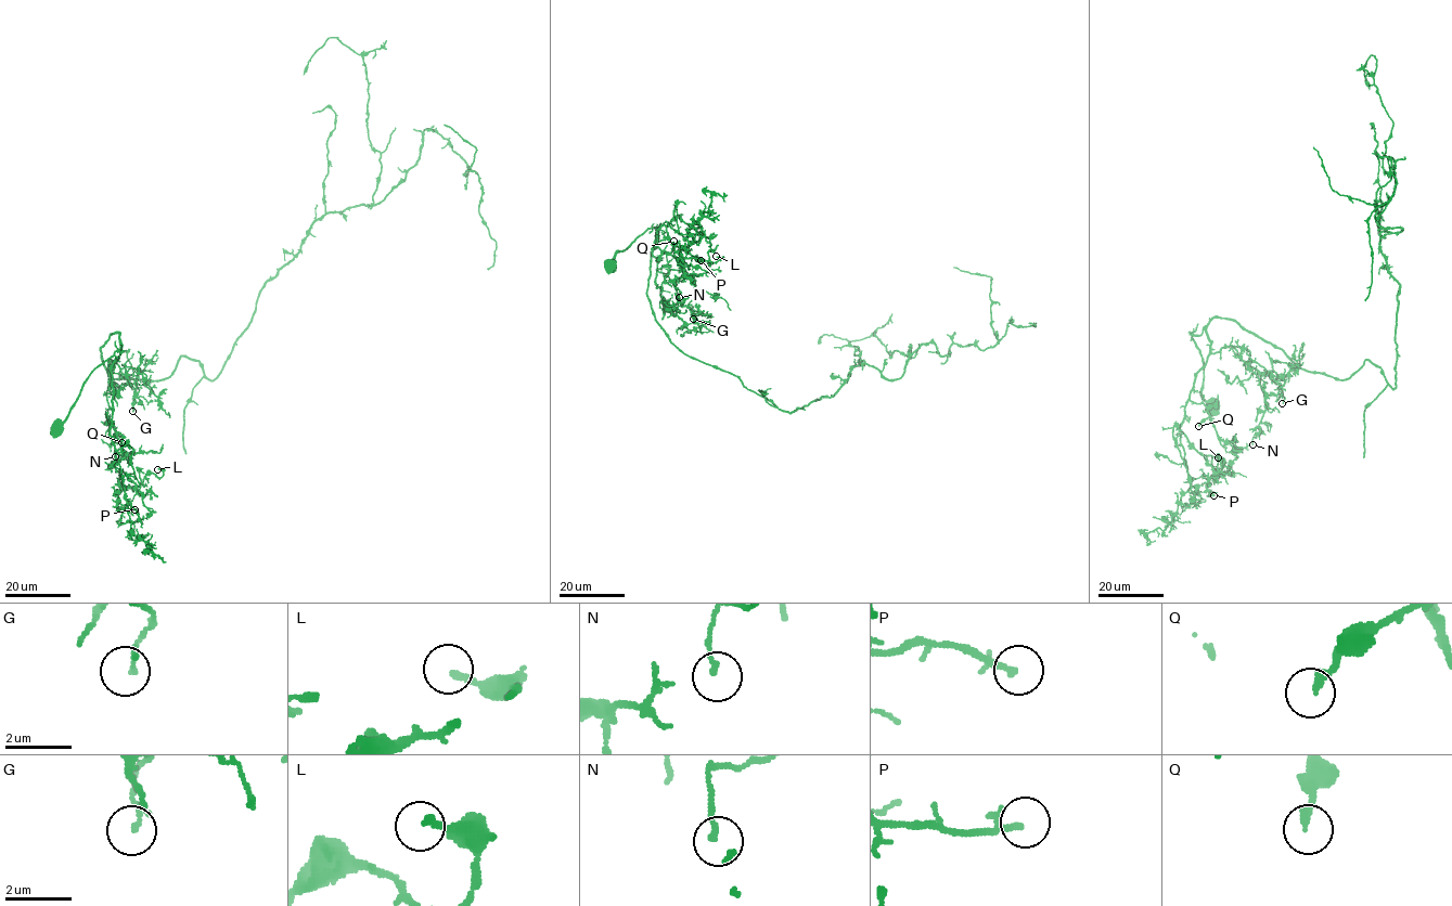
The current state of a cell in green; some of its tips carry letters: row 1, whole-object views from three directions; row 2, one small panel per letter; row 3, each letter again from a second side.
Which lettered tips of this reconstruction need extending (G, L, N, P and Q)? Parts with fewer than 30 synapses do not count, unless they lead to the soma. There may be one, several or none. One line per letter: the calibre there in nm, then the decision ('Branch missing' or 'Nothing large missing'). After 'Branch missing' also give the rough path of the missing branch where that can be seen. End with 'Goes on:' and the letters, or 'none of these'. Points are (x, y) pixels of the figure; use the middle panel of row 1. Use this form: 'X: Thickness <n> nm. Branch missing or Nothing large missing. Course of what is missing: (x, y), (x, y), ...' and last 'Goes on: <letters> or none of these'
G: Thickness 150 nm. Nothing large missing
L: Thickness 200 nm. Nothing large missing
N: Thickness 110 nm. Nothing large missing
P: Thickness 110 nm. Nothing large missing
Q: Thickness 200 nm. Nothing large missing
Goes on: none of these

